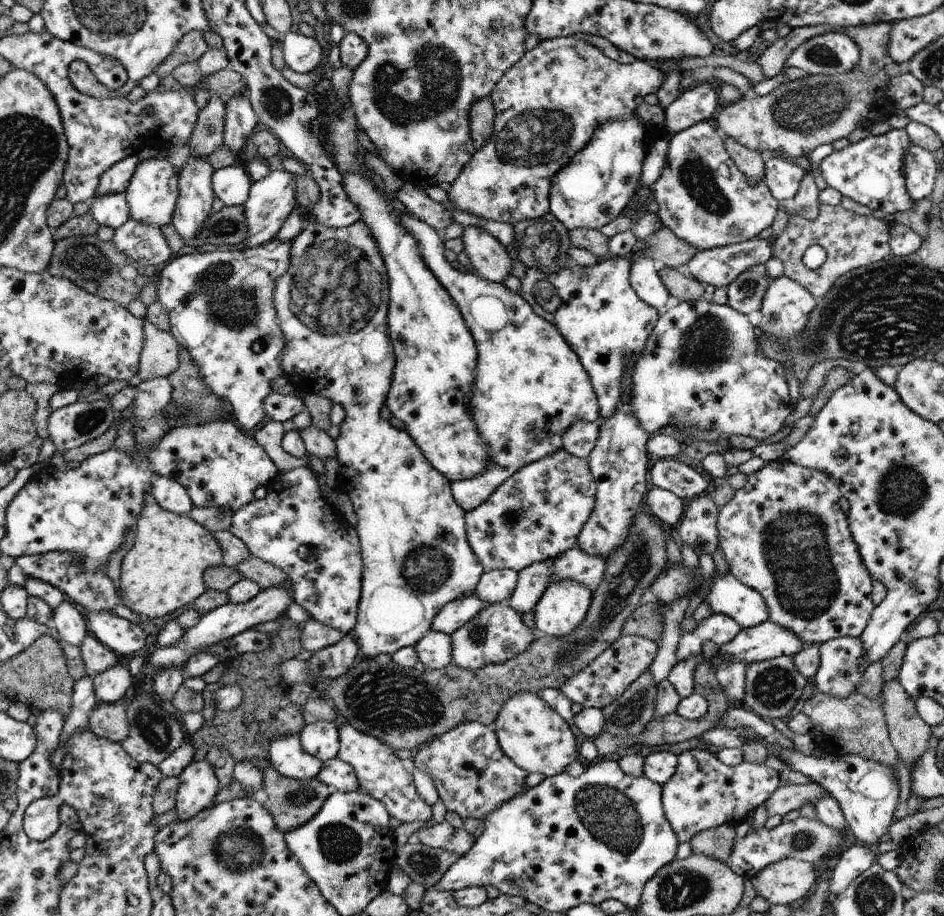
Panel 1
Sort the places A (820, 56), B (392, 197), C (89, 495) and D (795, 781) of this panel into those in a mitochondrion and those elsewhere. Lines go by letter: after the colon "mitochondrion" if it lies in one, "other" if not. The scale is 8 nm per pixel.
A: mitochondrion
B: other
C: other
D: other

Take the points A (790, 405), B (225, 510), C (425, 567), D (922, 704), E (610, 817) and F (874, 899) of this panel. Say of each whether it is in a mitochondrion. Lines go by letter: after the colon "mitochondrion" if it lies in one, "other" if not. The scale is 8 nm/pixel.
A: other
B: other
C: mitochondrion
D: other
E: mitochondrion
F: mitochondrion

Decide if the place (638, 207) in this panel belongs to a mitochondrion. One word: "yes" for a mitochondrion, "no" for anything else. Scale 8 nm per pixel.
no

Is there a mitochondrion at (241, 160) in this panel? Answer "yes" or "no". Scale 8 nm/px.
no

